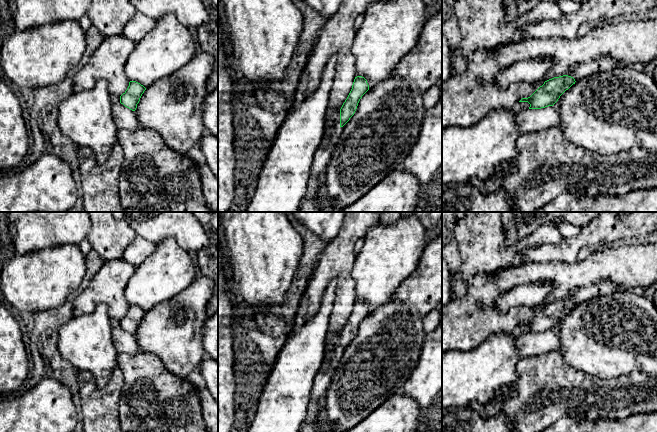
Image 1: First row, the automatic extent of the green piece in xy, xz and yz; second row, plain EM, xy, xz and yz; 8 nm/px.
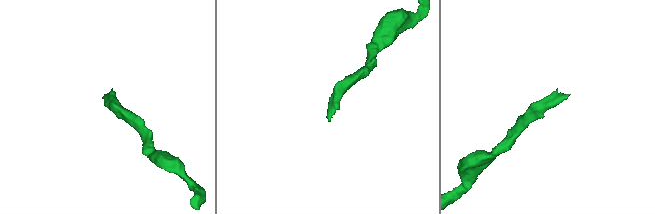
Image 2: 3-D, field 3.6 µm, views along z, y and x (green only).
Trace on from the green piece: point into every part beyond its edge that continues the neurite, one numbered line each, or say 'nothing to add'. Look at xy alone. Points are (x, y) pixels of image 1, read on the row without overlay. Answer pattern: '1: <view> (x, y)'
nothing to add

